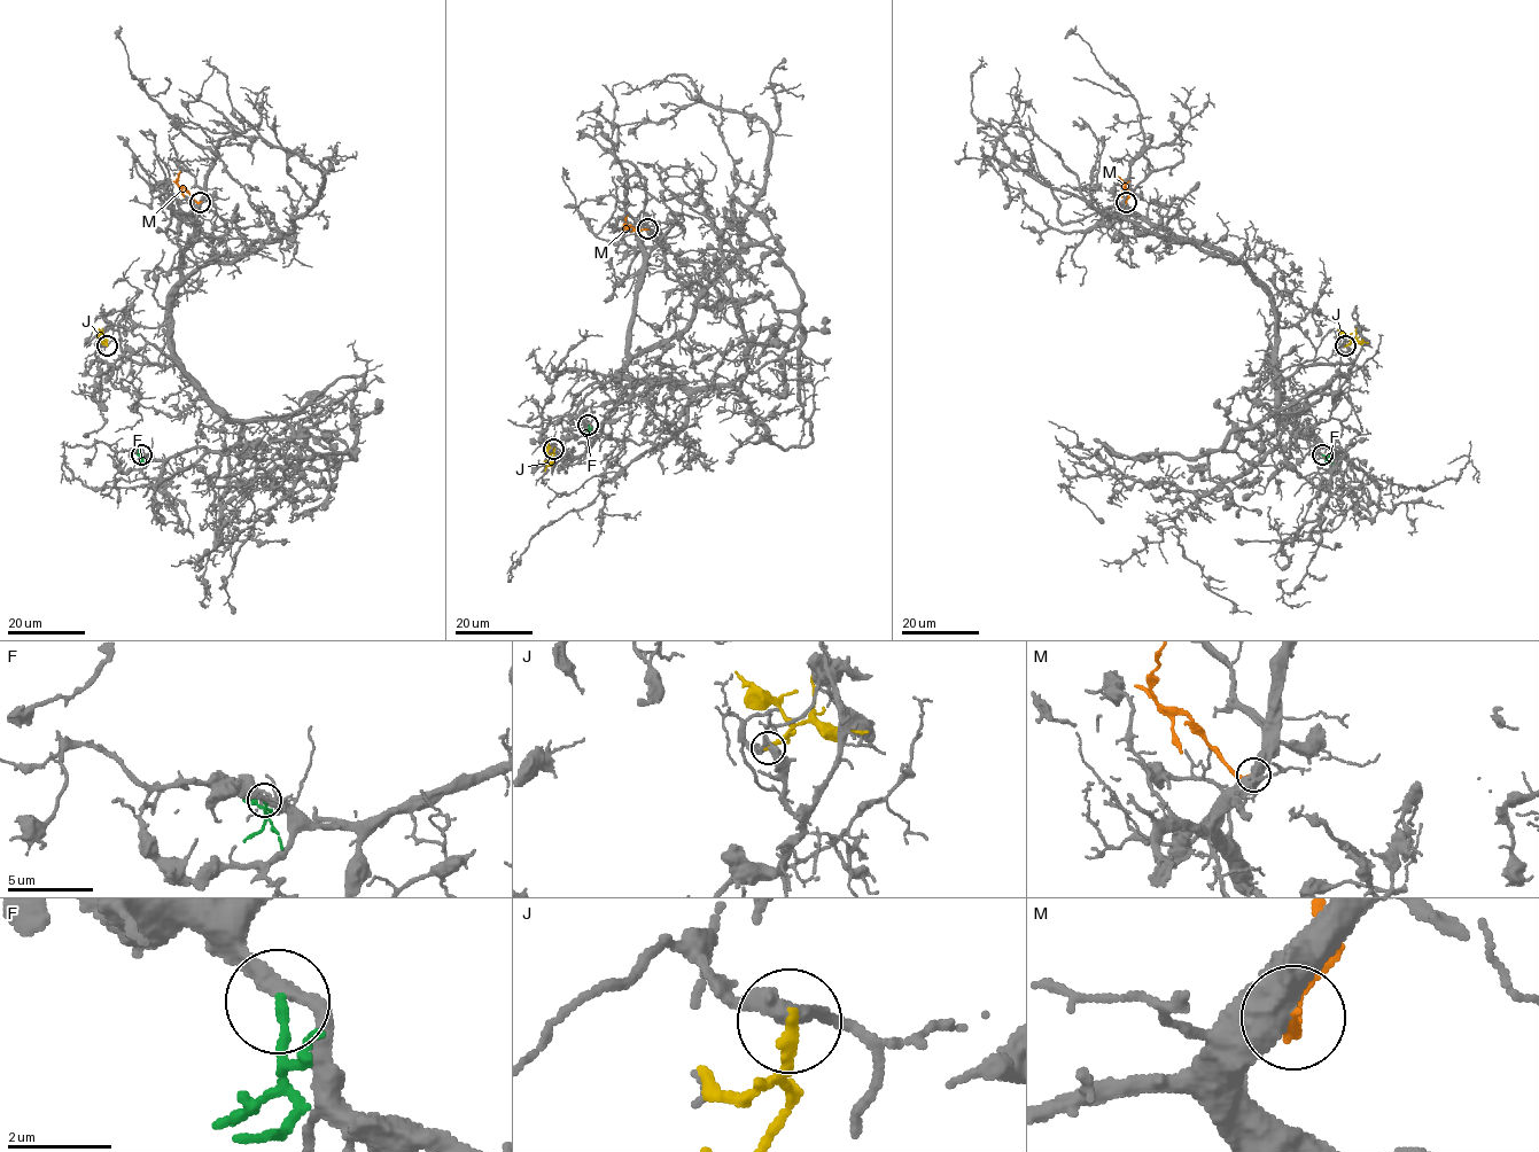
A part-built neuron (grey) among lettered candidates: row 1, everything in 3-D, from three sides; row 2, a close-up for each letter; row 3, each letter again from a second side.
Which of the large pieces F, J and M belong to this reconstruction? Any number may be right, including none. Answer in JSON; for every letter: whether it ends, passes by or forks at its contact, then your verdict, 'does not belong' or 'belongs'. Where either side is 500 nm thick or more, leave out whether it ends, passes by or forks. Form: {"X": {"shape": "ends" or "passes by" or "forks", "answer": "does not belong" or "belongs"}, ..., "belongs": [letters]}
{"F": {"shape": "ends", "answer": "does not belong"}, "J": {"shape": "ends", "answer": "does not belong"}, "M": {"answer": "does not belong"}, "belongs": []}

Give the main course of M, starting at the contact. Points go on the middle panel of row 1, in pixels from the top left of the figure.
M: (647, 228), (636, 232), (624, 227), (627, 215)

